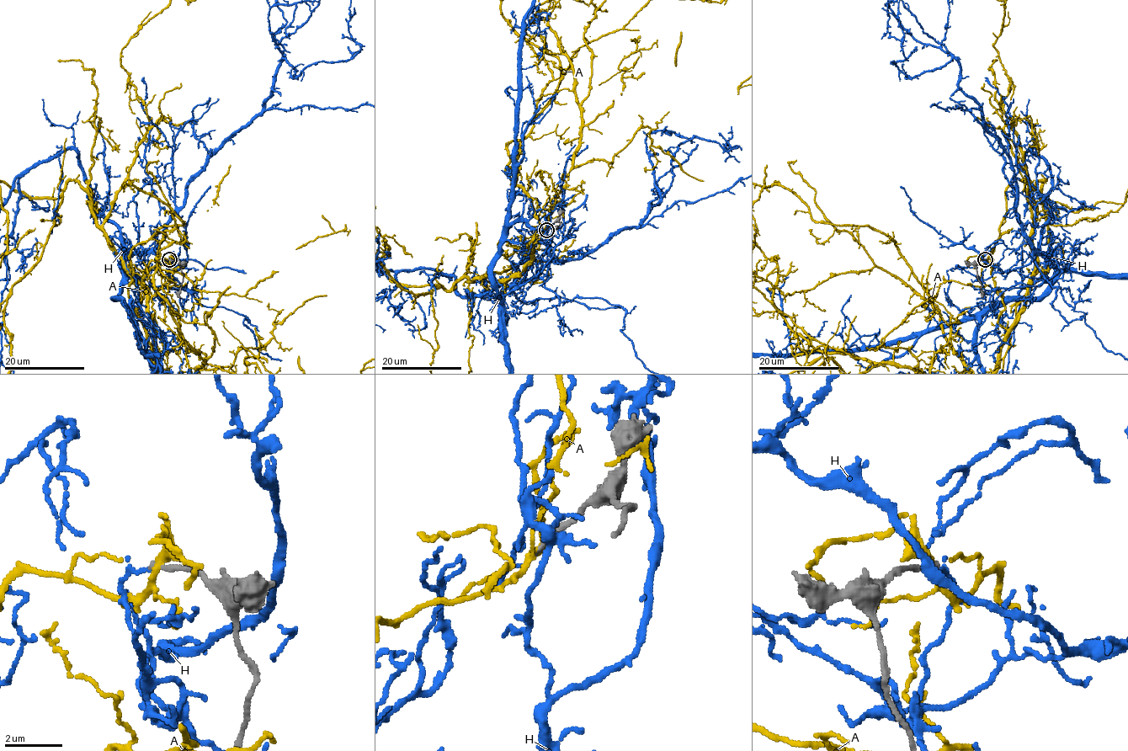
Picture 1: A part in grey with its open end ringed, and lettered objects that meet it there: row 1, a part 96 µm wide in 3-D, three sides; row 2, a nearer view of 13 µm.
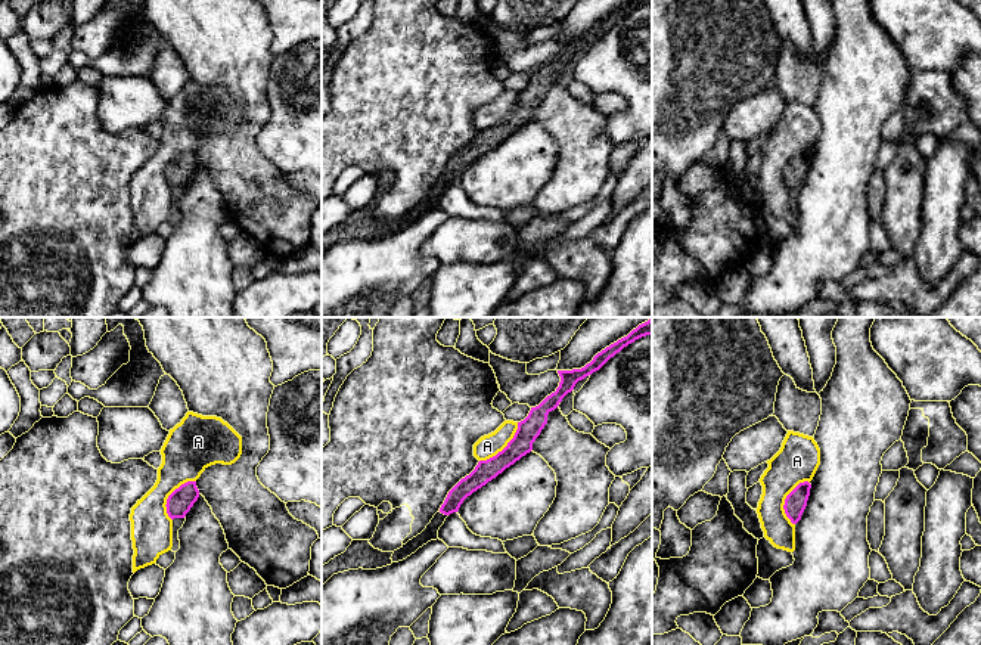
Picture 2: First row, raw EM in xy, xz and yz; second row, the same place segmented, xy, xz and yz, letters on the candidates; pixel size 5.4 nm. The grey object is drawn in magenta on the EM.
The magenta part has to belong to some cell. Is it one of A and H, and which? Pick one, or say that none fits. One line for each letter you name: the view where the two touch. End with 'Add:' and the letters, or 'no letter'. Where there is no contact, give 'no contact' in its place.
Add: no letter

